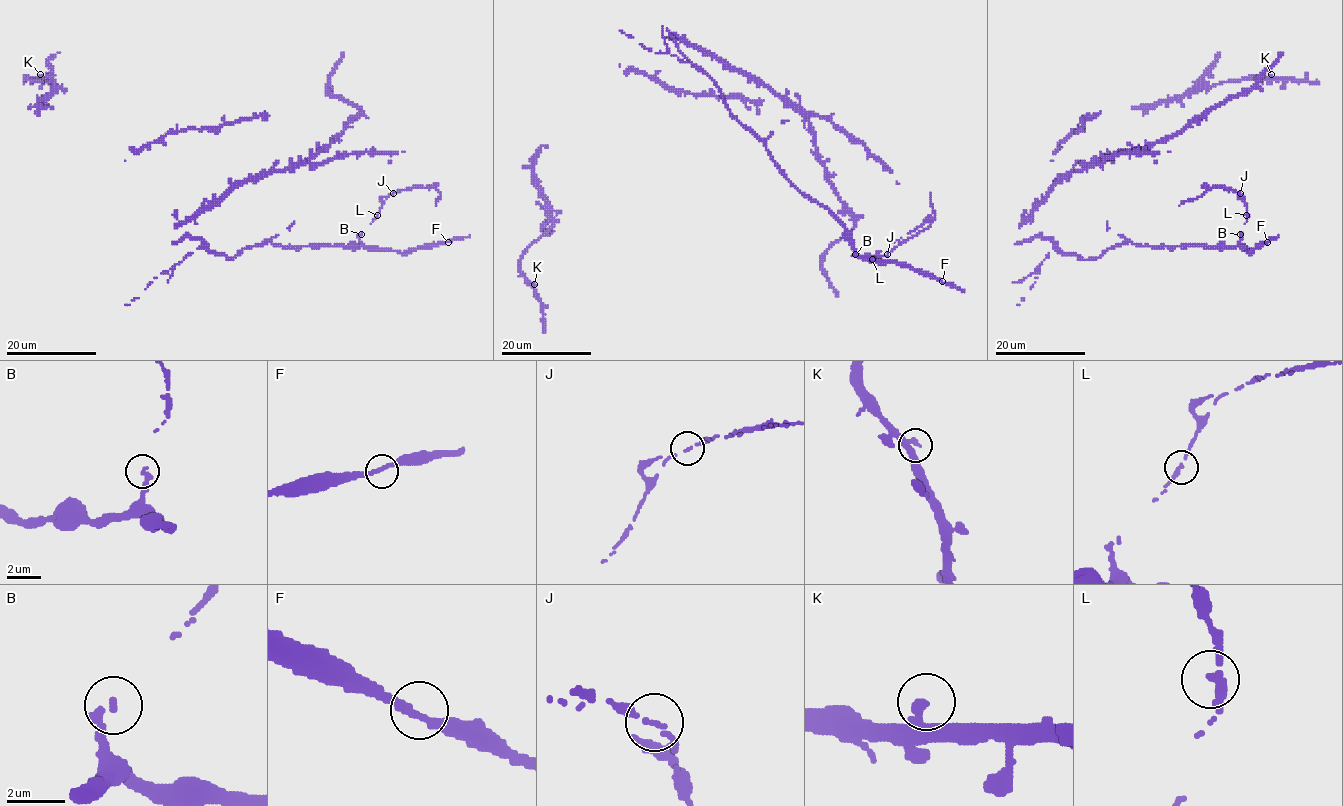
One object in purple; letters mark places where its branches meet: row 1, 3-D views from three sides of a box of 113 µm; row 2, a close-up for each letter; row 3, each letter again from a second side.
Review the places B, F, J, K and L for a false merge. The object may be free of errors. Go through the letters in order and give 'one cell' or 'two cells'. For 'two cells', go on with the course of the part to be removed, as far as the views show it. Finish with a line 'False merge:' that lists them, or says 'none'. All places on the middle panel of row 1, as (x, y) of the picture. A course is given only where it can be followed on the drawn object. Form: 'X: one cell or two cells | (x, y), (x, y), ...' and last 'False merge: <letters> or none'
B: one cell
F: one cell
J: one cell
K: one cell
L: one cell
False merge: none

